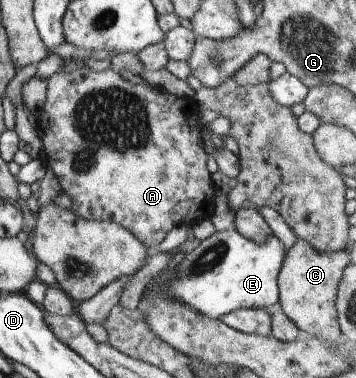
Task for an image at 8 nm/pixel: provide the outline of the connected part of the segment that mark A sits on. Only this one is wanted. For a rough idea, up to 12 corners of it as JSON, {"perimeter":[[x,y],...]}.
{"perimeter":[[57,71],[34,112],[70,209],[150,252],[208,219],[194,100]]}

